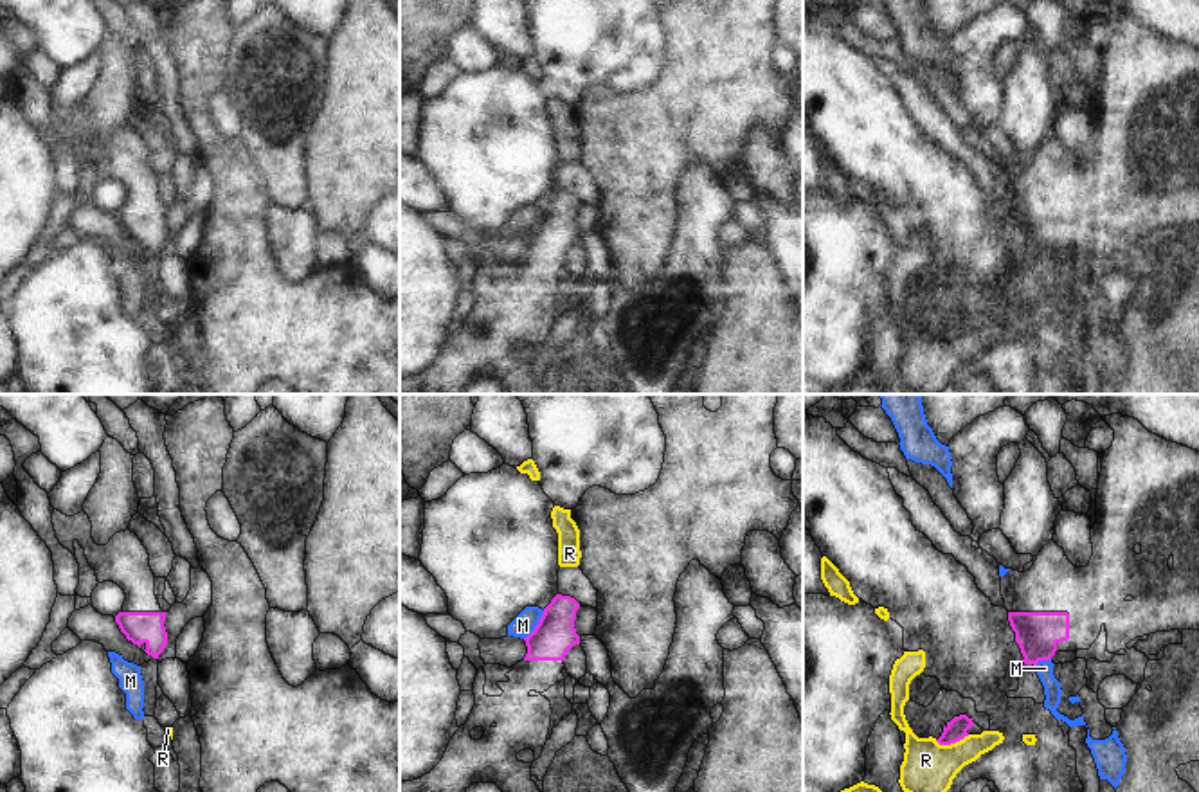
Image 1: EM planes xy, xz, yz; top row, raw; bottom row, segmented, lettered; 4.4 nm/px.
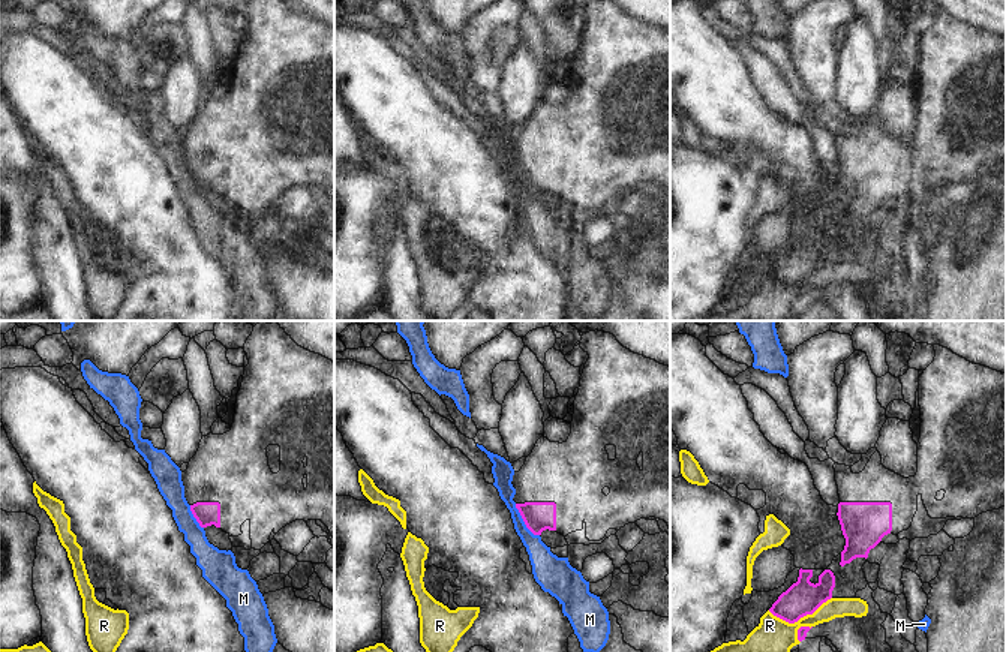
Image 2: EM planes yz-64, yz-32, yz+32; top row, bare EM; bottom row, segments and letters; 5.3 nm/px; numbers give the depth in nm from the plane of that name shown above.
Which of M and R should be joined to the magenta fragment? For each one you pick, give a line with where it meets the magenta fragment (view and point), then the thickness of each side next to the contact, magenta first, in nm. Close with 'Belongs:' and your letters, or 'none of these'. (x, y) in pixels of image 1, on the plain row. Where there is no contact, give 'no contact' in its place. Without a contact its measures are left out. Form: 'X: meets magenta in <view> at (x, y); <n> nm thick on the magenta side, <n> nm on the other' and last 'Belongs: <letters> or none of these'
Belongs: none of these

